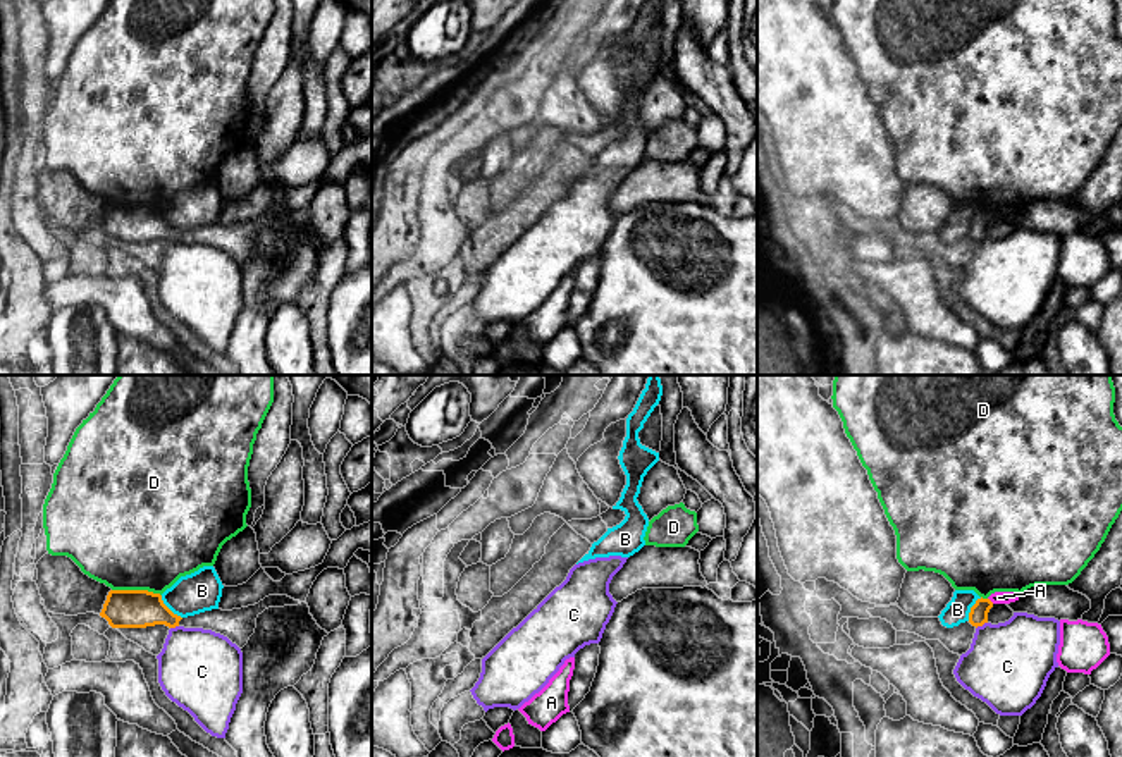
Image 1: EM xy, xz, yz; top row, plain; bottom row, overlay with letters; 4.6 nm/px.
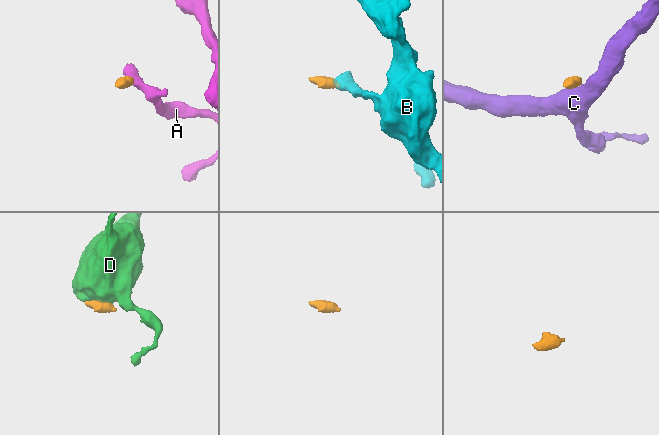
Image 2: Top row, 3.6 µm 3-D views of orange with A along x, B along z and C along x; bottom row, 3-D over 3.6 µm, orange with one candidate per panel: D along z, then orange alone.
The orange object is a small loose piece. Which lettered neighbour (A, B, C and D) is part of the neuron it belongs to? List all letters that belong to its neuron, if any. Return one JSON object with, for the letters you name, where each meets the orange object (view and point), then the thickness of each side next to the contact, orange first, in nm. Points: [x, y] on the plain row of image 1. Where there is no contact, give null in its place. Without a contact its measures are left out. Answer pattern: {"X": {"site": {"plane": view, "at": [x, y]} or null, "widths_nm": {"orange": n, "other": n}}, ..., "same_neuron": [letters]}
{"same_neuron": []}

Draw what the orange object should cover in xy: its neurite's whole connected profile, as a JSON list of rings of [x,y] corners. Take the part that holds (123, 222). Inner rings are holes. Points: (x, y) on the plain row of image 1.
[[[110,205],[100,231],[105,232],[112,243],[165,239],[169,243],[184,241],[212,244],[243,263],[255,248],[256,232],[265,224],[298,218],[301,217],[287,210],[268,210],[255,220],[232,225],[212,224],[181,232],[163,218],[160,208],[148,205]]]

